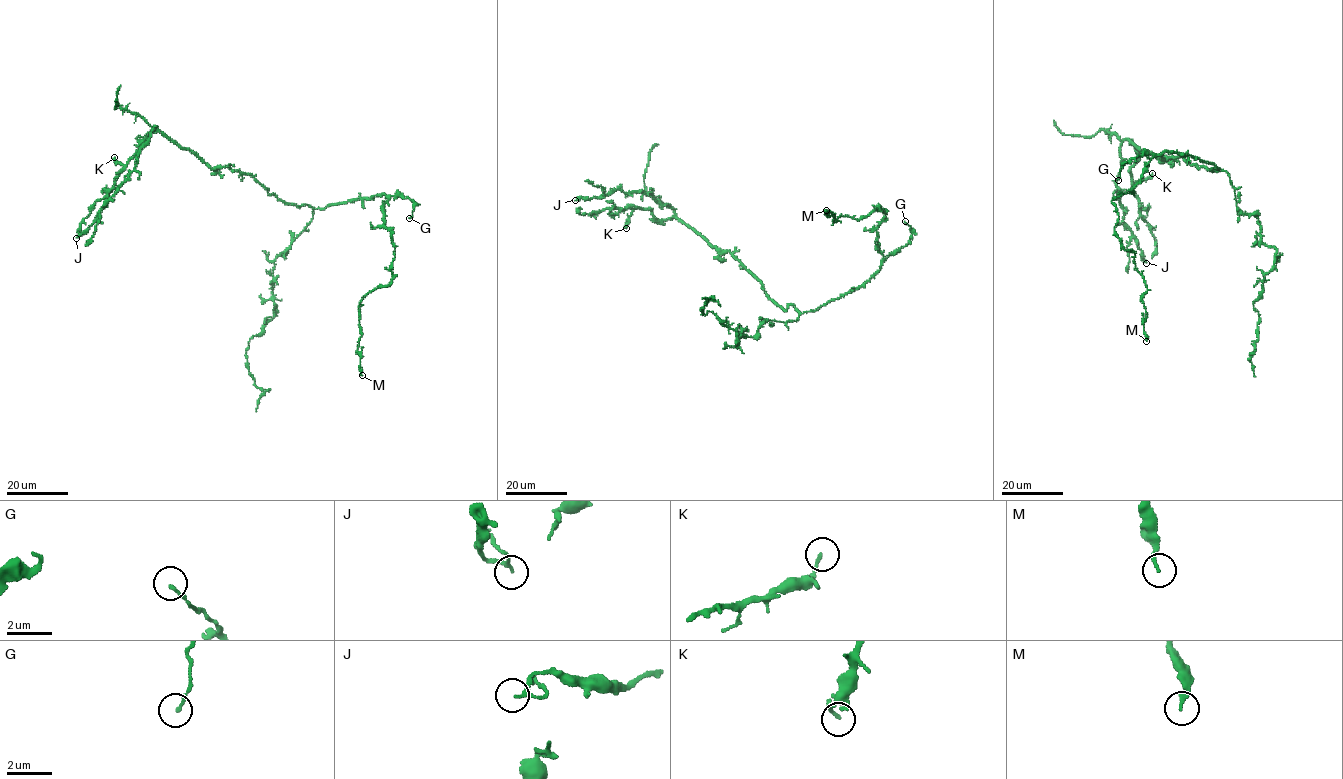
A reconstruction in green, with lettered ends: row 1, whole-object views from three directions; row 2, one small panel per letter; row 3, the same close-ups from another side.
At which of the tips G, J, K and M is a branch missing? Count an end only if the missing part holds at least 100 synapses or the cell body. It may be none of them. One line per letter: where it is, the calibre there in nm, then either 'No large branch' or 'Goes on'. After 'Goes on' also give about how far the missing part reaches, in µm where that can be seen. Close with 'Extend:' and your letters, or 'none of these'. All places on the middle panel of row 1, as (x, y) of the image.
G: Place: (905, 221). Thickness 120 nm. No large branch
J: Place: (575, 200). Thickness 110 nm. No large branch
K: Place: (626, 228). Thickness 130 nm. No large branch
M: Place: (826, 210). Thickness 160 nm. No large branch
Extend: none of these

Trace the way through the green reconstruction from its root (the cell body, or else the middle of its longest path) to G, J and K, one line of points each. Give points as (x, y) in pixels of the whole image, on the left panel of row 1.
G: (309, 206), (326, 208), (330, 204), (380, 194), (399, 195), (415, 203), (409, 218)
J: (309, 206), (286, 204), (250, 175), (227, 167), (211, 168), (156, 126), (138, 154), (135, 168), (76, 238)
K: (309, 206), (286, 204), (250, 175), (227, 167), (211, 168), (156, 129), (151, 129), (125, 165), (114, 157)

